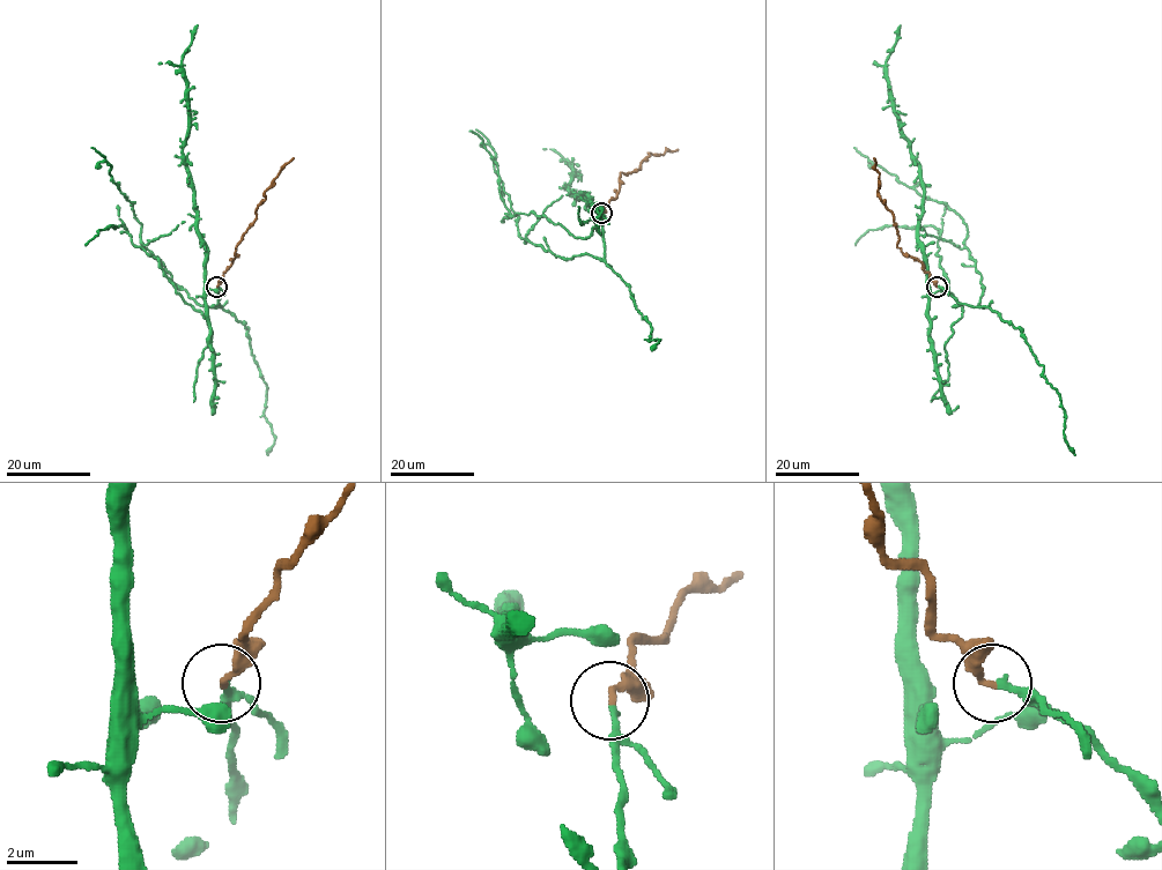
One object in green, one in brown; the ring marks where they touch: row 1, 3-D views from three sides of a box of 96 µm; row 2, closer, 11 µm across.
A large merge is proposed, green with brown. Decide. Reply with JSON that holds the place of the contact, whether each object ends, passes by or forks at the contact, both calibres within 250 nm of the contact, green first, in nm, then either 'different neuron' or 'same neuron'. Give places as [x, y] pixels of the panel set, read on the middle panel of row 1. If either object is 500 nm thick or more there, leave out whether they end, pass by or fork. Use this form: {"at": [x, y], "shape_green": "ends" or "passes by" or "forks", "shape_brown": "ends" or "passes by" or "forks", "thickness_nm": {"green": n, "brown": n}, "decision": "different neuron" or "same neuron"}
{"at": [601, 213], "shape_green": "ends", "shape_brown": "ends", "thickness_nm": {"green": 190, "brown": 200}, "decision": "same neuron"}

